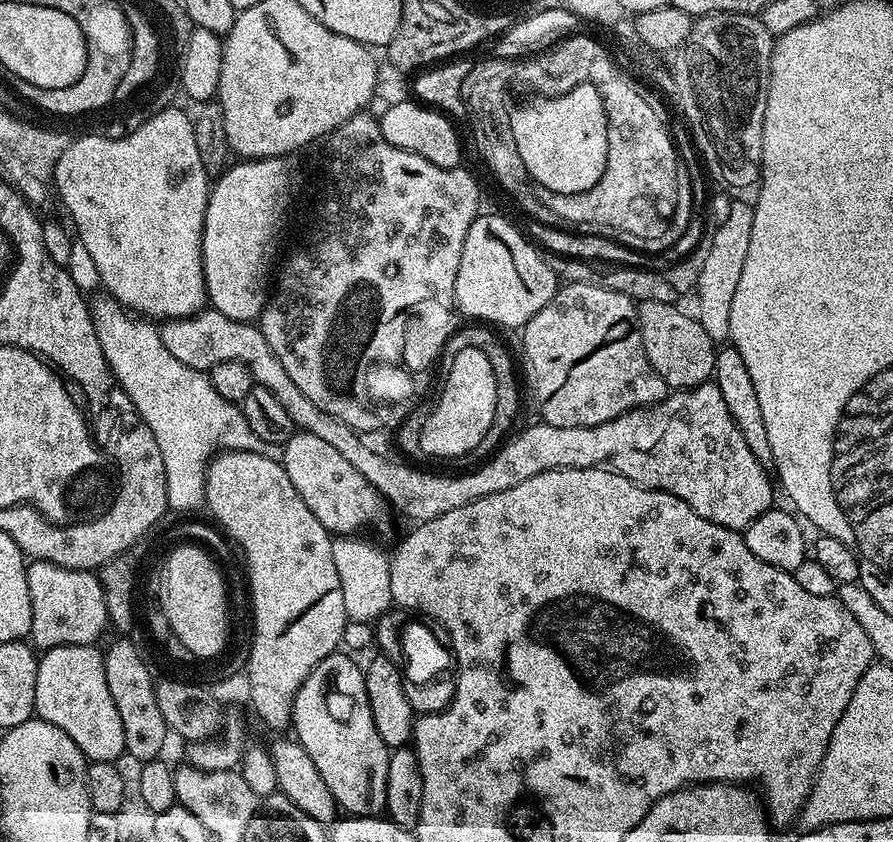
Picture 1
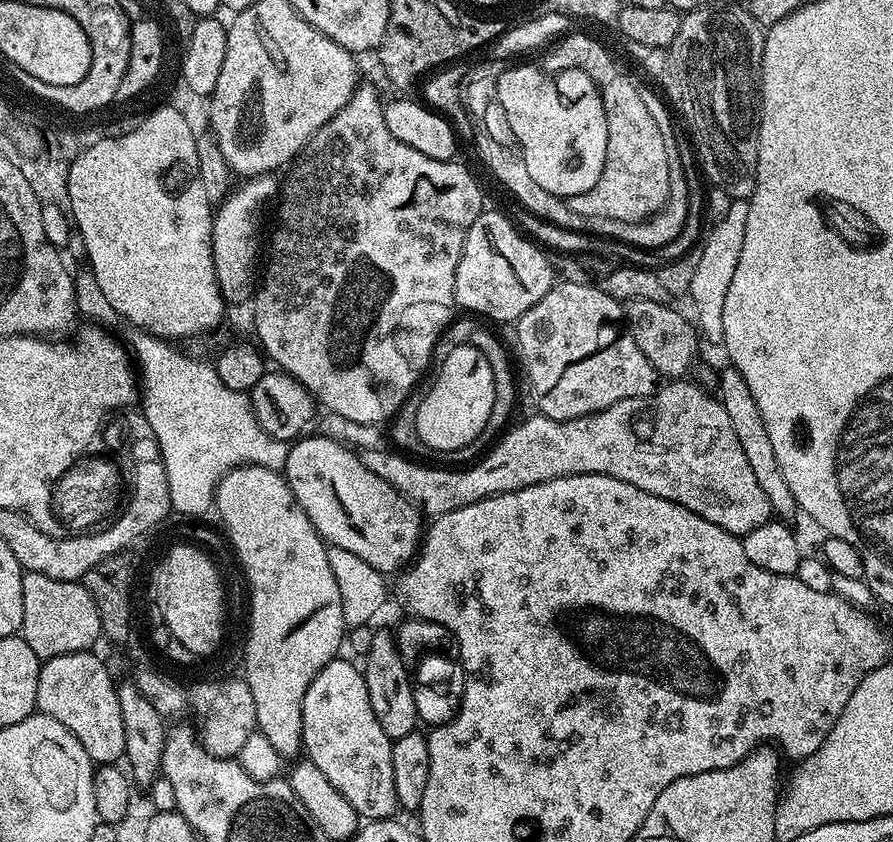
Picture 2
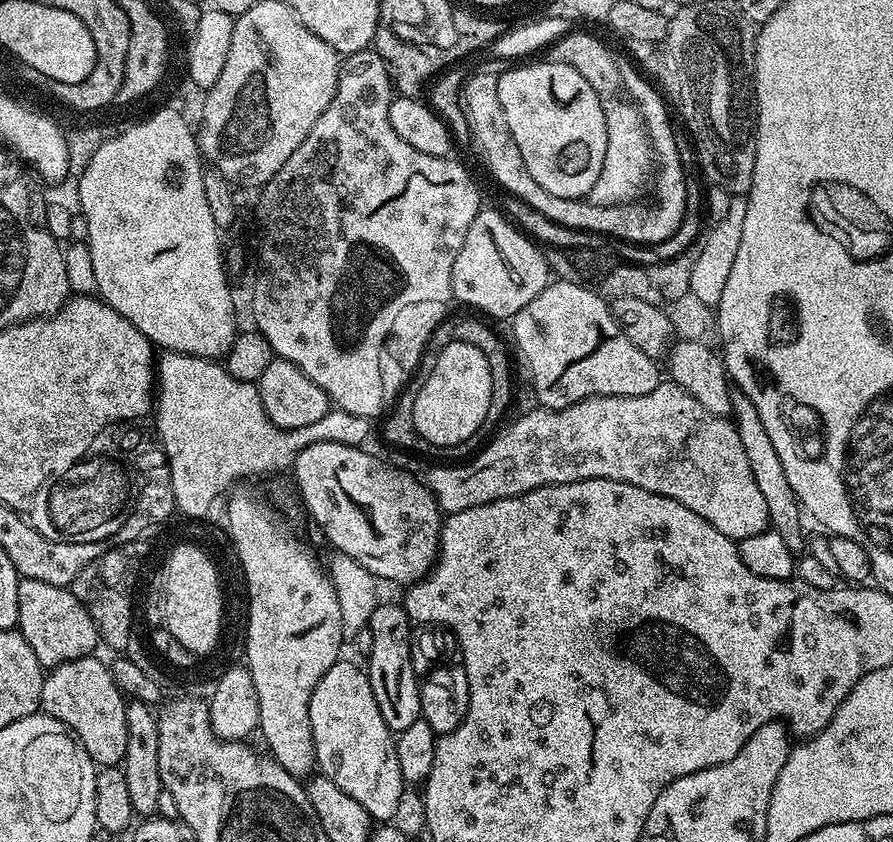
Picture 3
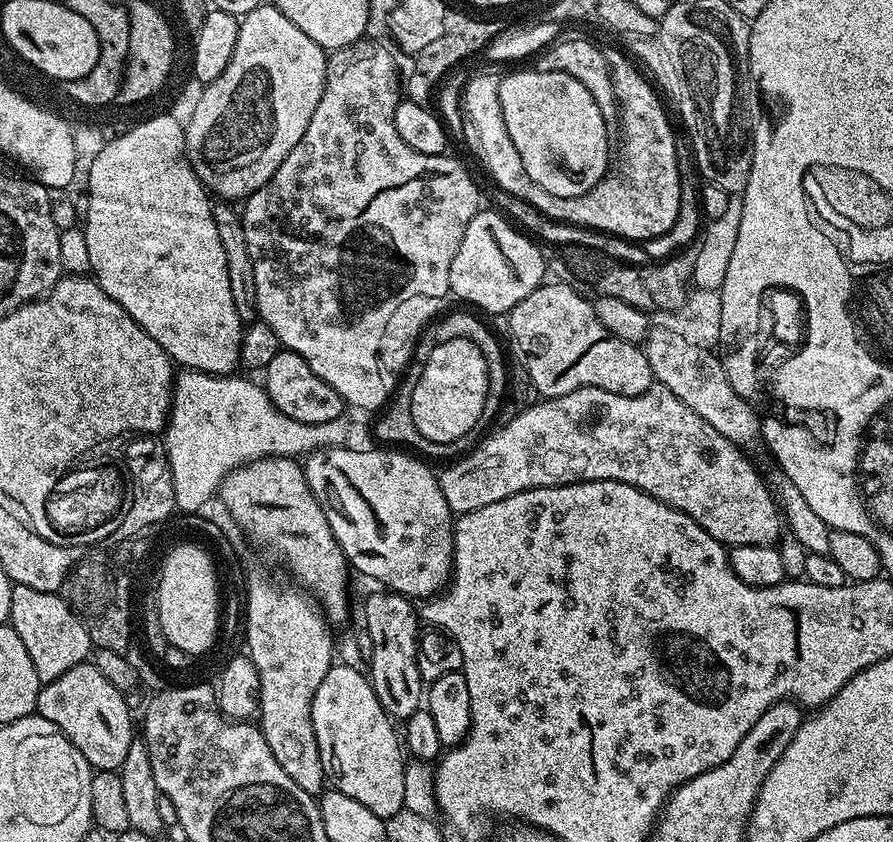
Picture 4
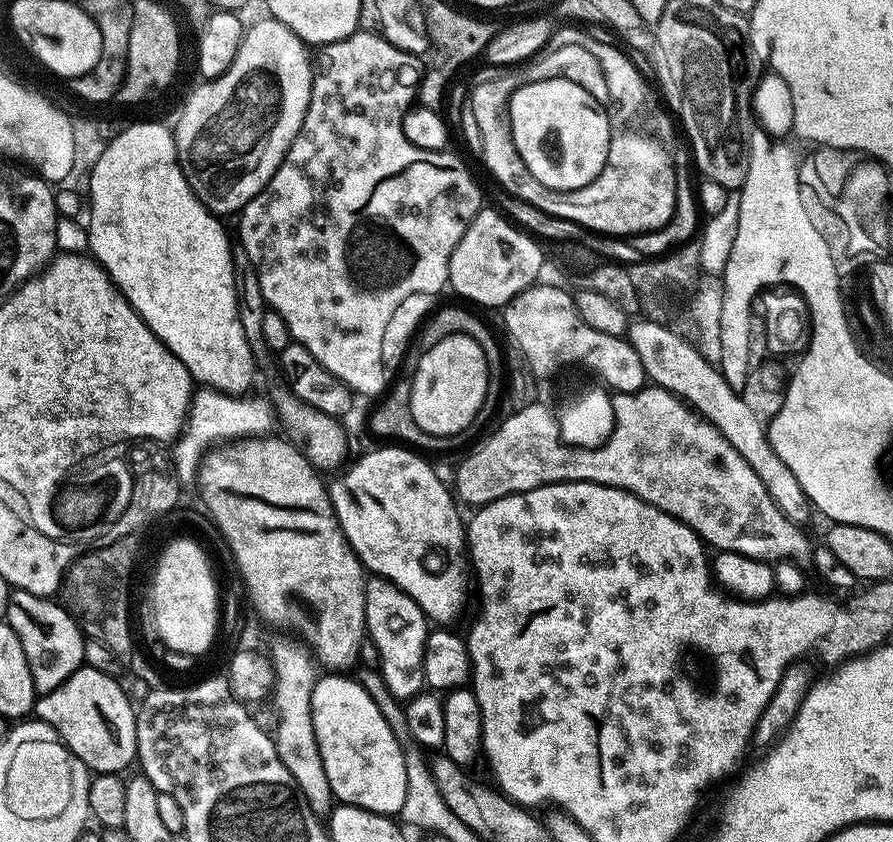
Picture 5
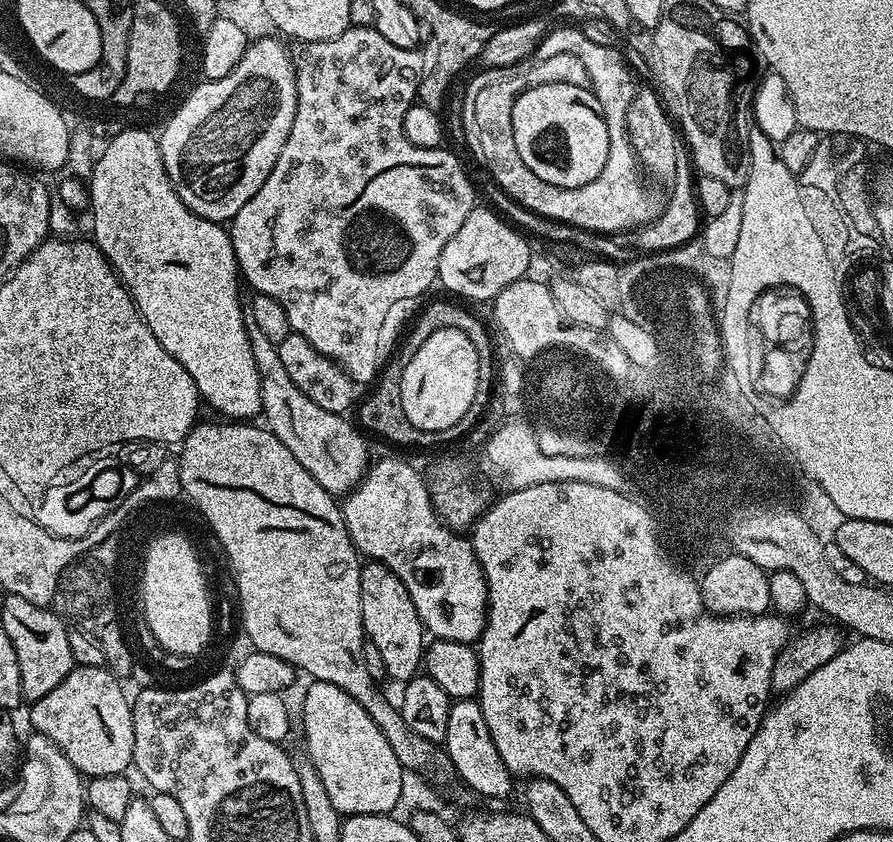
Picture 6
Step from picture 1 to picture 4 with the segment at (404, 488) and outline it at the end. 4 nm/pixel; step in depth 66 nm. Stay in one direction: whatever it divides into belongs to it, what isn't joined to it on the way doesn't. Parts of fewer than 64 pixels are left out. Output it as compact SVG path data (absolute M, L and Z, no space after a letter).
M653 386L637 396L623 396L603 392L600 388L579 388L565 396L544 398L539 402L541 404L532 404L525 412L518 413L509 424L485 435L471 452L453 459L449 463L452 465L439 473L440 489L453 514L482 510L482 506L490 506L490 502L502 502L502 498L535 488L557 488L582 480L613 480L626 482L694 518L694 522L719 544L758 546L775 545L779 541L781 509L777 497L768 493L755 466L740 448L670 390Z

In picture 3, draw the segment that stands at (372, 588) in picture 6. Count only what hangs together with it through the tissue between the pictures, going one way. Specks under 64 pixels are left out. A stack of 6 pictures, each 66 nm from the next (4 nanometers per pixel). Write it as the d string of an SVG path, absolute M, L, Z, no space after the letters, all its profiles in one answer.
M377 603L374 614L370 614L368 629L372 635L370 654L366 657L366 671L370 690L374 690L374 702L382 710L382 722L394 734L406 730L420 714L420 680L412 665L412 645L414 643L414 624L409 620L406 610L399 603Z

